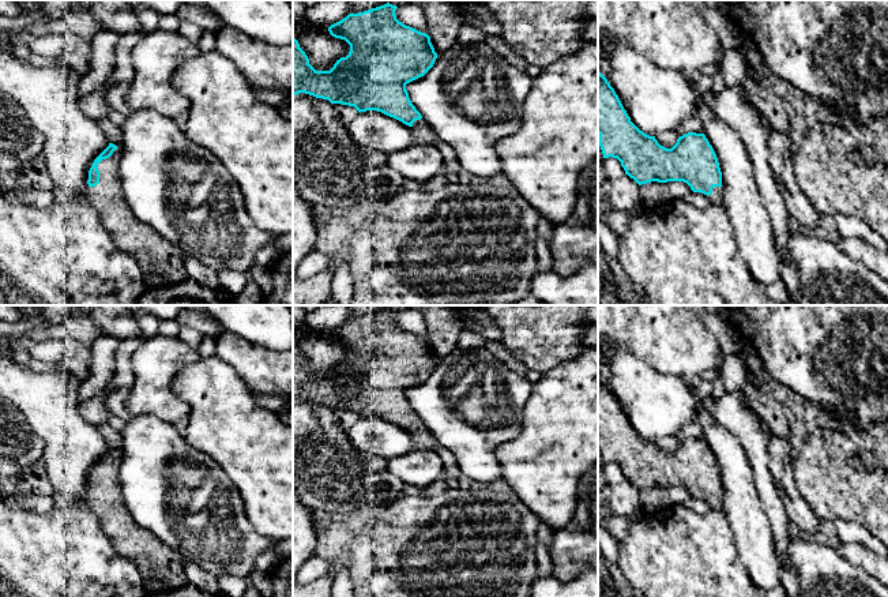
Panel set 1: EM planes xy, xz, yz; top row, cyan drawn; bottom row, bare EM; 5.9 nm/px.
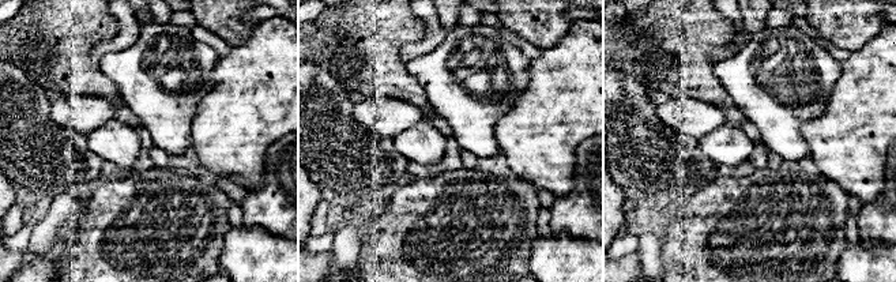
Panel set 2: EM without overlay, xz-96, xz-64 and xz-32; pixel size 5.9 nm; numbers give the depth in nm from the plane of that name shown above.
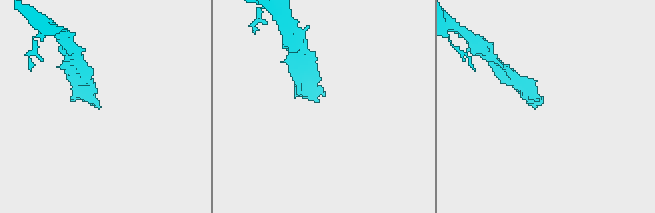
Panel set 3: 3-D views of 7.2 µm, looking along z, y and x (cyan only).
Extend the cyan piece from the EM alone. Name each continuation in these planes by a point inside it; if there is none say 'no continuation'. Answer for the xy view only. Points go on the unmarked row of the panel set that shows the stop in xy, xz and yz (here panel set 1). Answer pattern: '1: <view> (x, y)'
1: xy (161, 569)

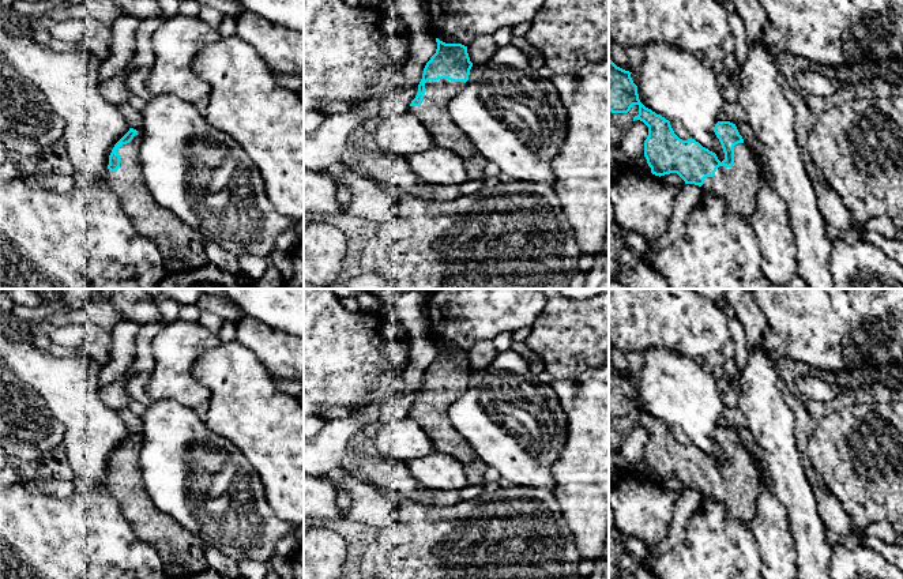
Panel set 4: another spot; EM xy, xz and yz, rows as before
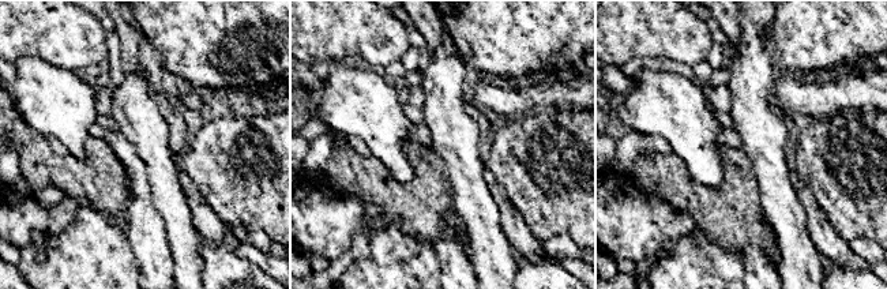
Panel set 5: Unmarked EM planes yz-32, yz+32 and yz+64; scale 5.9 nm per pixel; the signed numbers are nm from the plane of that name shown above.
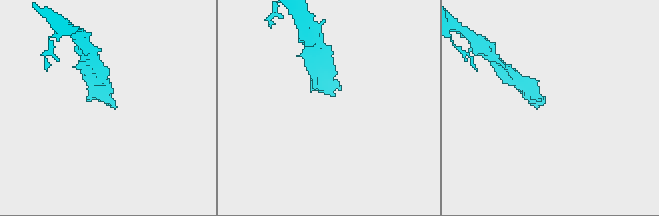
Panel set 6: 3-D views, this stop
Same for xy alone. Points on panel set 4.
1: xy (181, 553)

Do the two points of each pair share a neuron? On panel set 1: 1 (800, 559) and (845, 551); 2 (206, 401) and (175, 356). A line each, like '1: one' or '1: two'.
1: two
2: two

